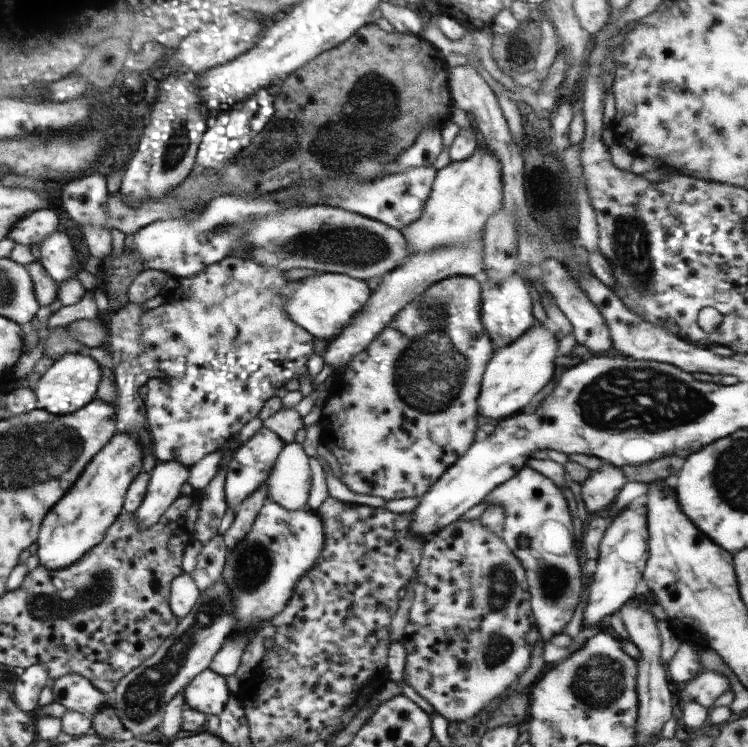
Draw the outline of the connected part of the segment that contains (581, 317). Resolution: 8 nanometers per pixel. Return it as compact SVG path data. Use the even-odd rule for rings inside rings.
M549 258L542 264L542 268L544 272L545 290L552 294L552 300L555 301L562 313L572 323L572 333L576 337L577 344L589 349L593 355L614 353L615 347L609 332L609 327L604 321L600 310L581 290L579 282L569 276L567 266L553 258Z

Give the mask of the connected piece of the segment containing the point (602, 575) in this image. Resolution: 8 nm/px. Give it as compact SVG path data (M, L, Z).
M646 506L623 509L612 520L602 541L599 545L599 554L596 566L596 572L591 576L592 582L586 585L586 606L584 606L584 614L582 614L584 627L593 627L600 625L604 618L612 615L618 615L620 610L639 593L642 588L643 573L646 562L648 561L648 530L647 530L647 510Z

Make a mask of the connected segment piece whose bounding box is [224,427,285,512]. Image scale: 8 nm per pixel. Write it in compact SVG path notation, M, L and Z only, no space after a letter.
M262 427L248 442L236 448L225 470L224 495L228 509L233 509L236 512L241 503L269 478L277 457L284 449L284 446L284 442L274 432Z

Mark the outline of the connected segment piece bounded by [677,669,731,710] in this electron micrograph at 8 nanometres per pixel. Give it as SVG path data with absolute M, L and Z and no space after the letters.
M706 669L686 683L684 689L677 692L679 705L682 708L686 701L693 701L711 710L712 703L730 690L730 680L726 676Z

